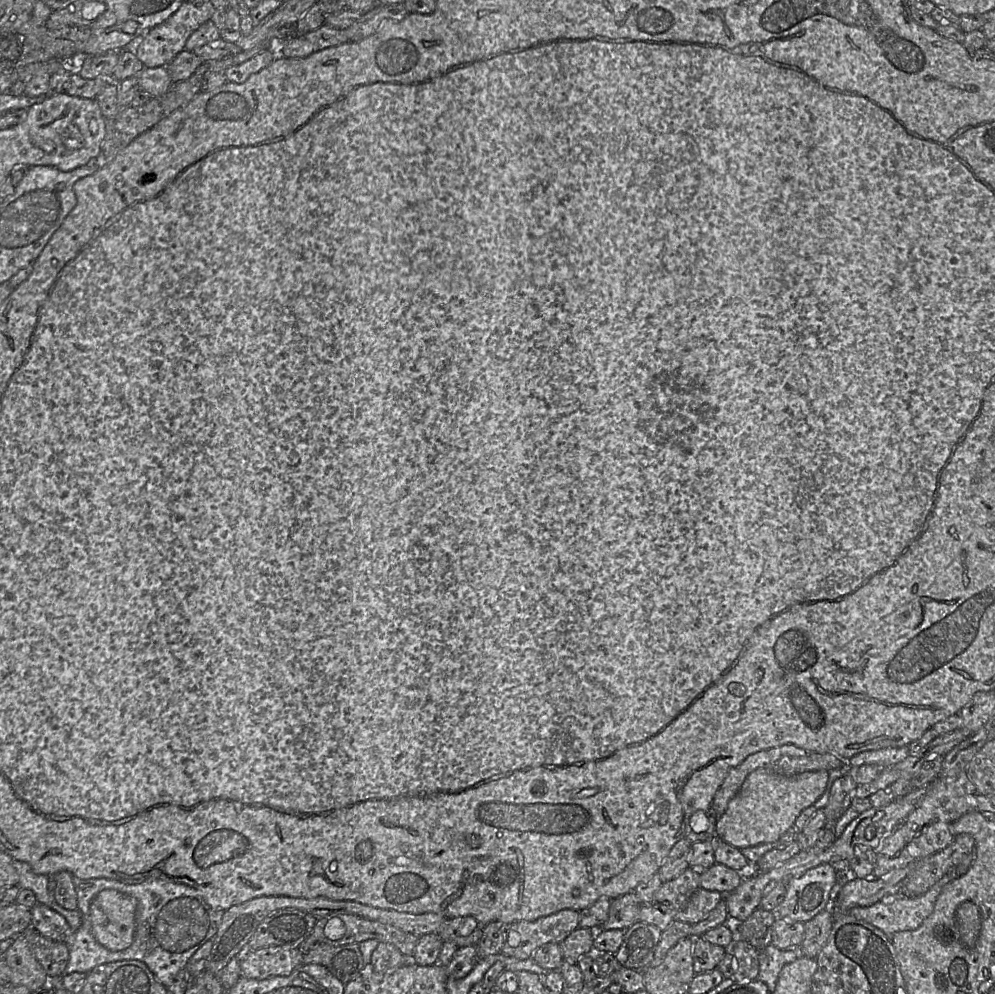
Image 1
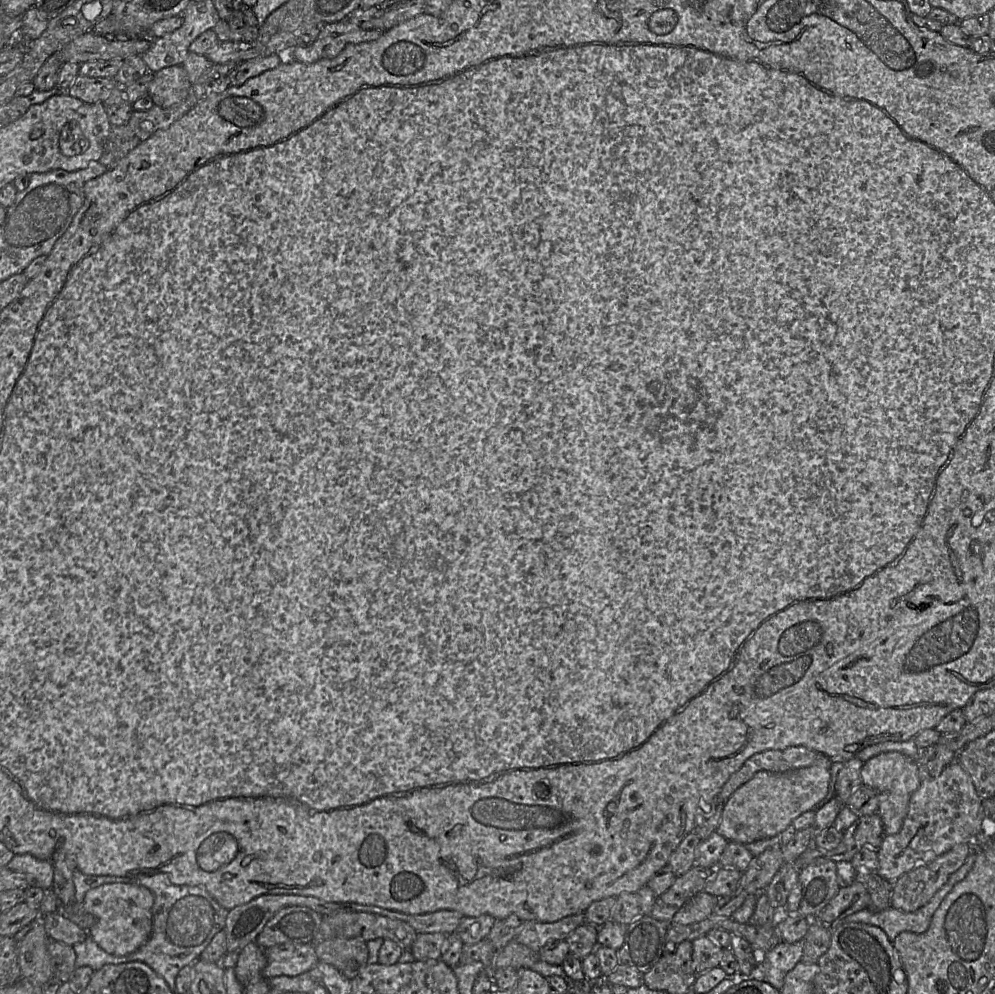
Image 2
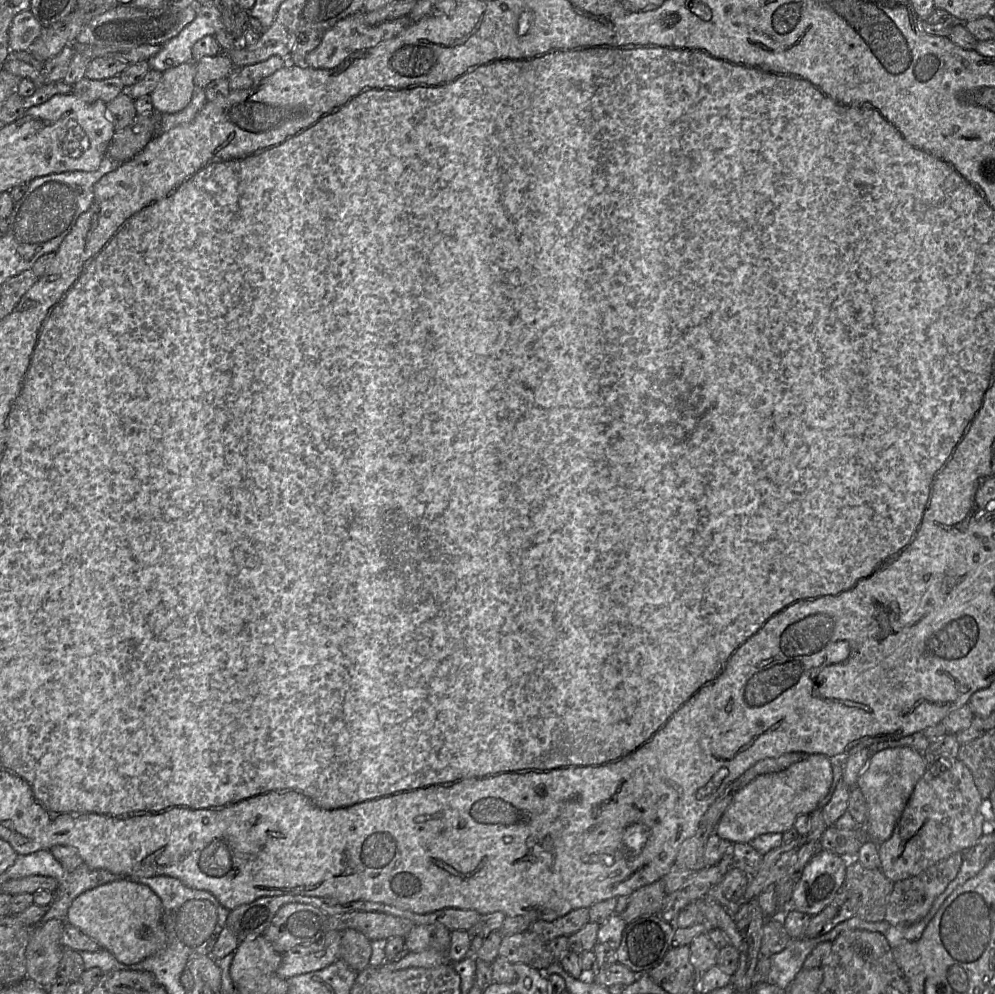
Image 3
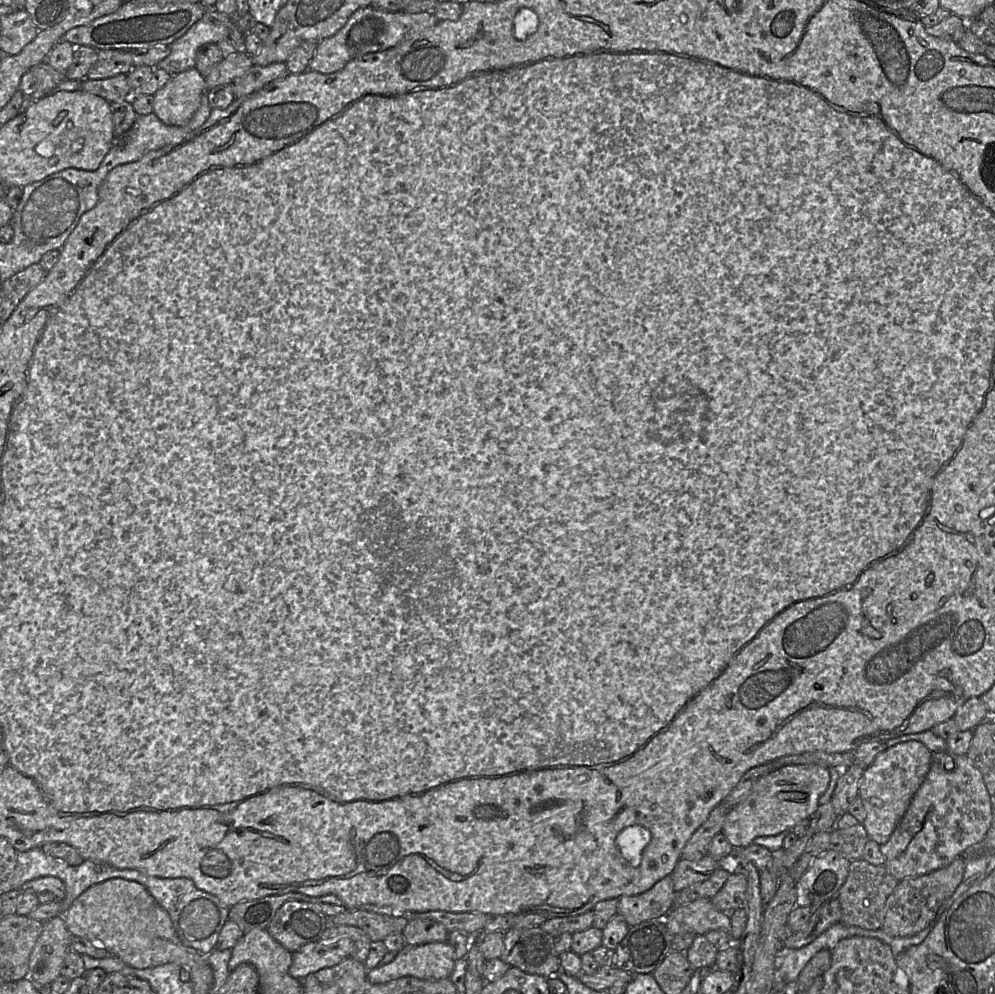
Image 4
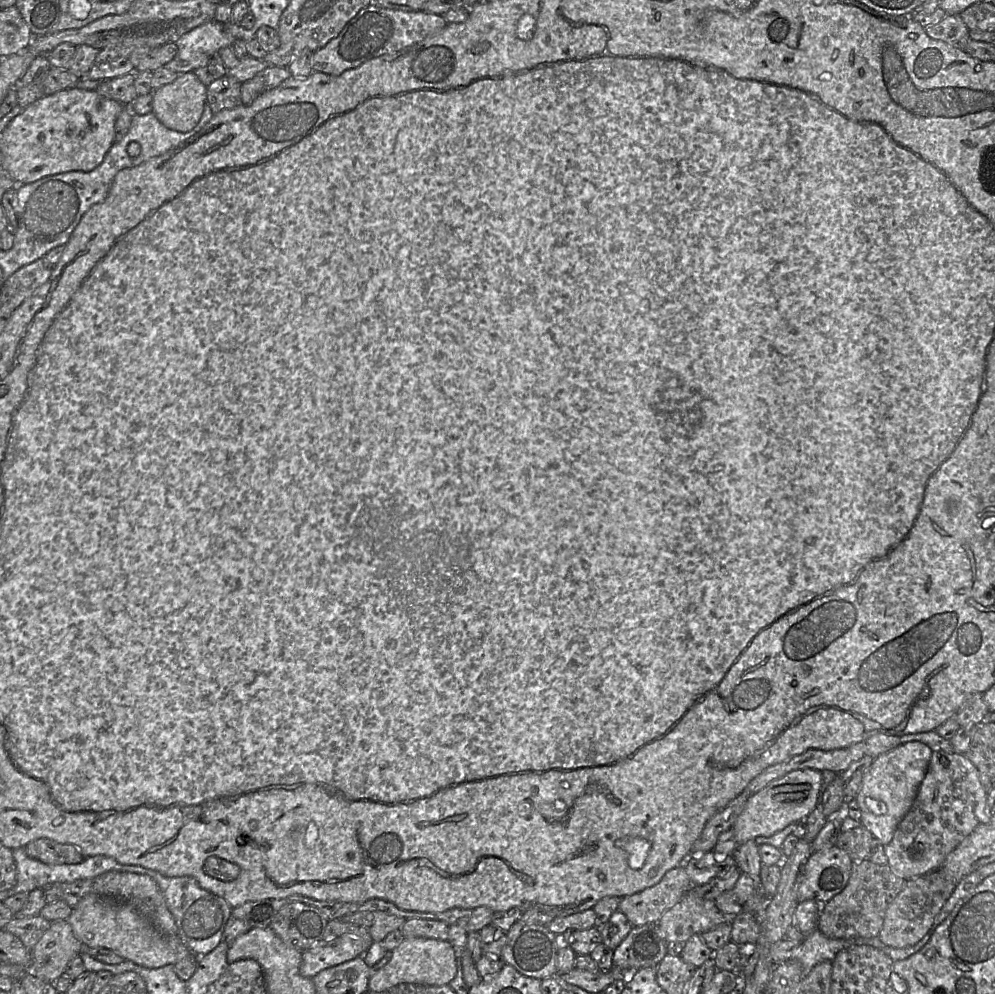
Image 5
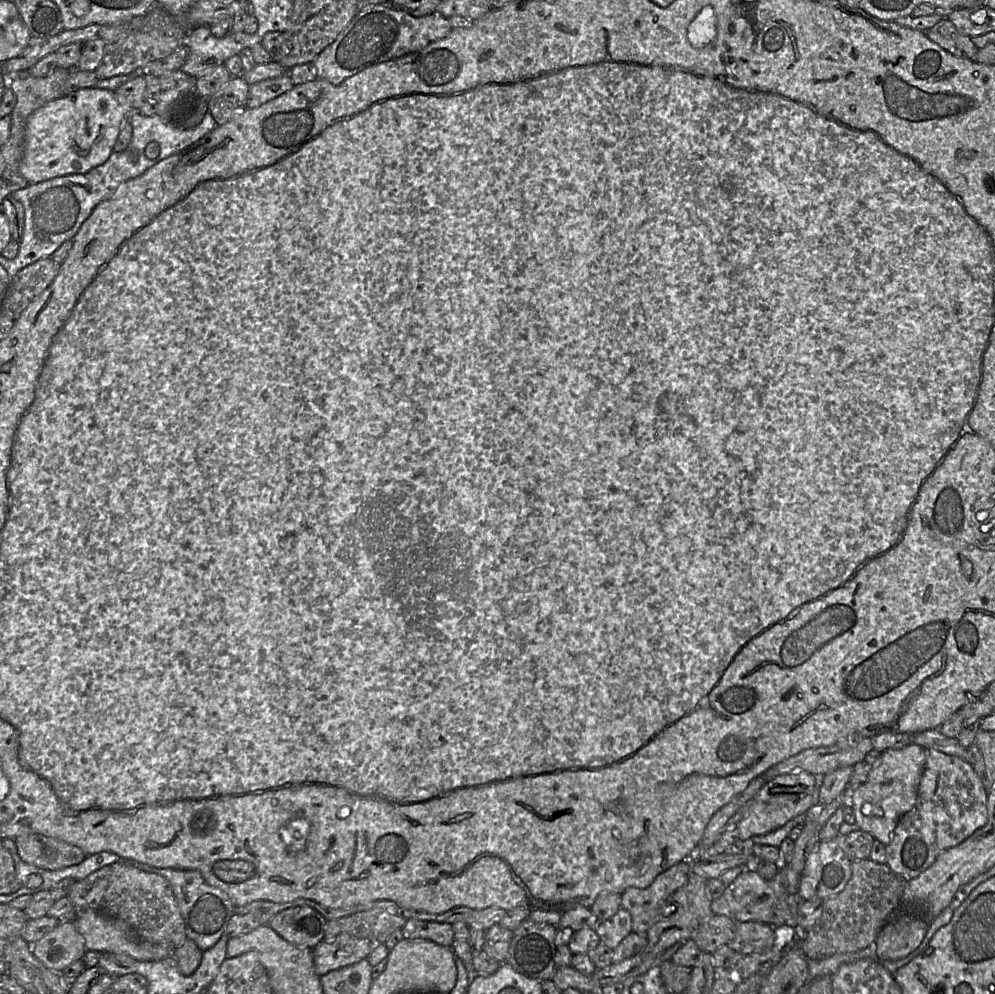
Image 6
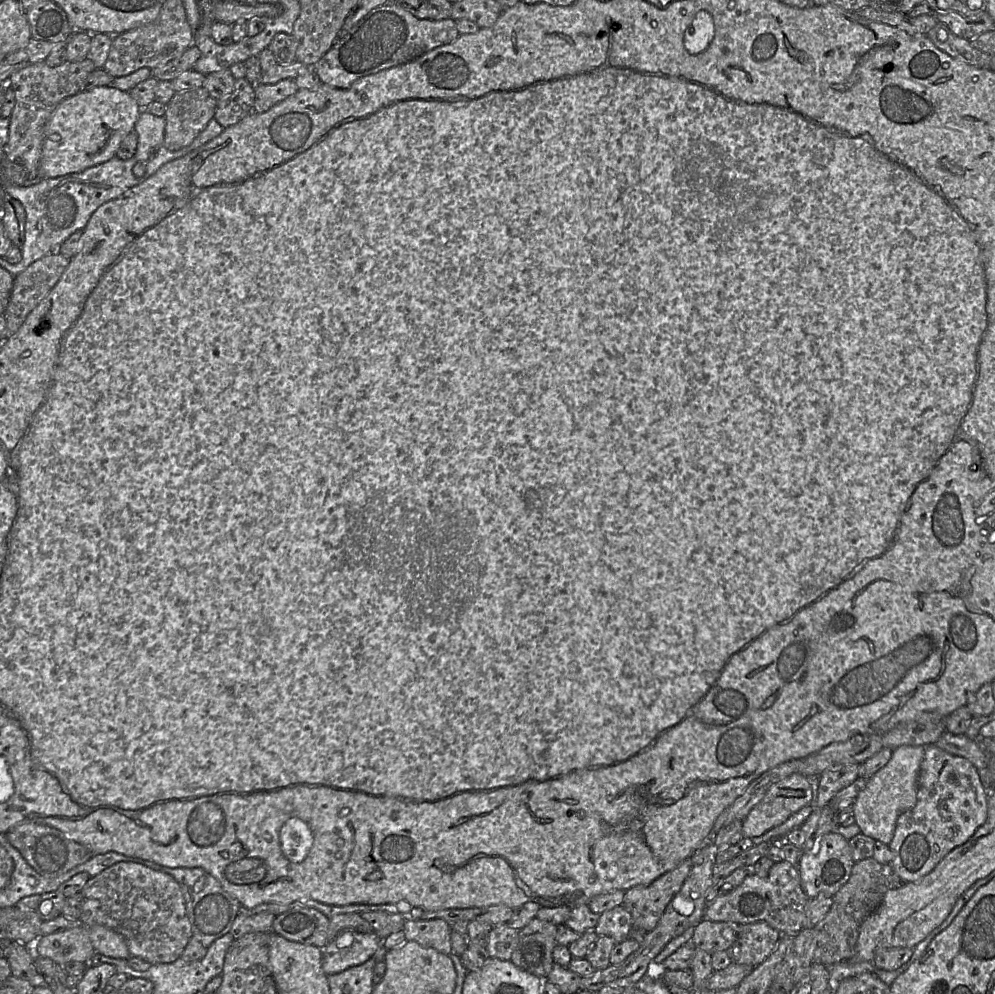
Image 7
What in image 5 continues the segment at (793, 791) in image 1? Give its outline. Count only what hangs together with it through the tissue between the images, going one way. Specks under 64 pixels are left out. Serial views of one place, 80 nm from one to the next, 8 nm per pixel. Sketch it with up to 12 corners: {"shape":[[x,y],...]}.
{"shape":[[805,768],[749,796],[732,830],[738,844],[804,822],[822,772]]}

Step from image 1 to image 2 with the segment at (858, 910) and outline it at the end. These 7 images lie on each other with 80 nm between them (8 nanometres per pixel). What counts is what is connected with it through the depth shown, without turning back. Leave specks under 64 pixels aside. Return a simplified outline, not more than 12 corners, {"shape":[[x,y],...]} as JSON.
{"shape":[[979,846],[916,911],[862,909],[841,919],[879,927],[893,942],[925,932],[942,900],[972,869]]}

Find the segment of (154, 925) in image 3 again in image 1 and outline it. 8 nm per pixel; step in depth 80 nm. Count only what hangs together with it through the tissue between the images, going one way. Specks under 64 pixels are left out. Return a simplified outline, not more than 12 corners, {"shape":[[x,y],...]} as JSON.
{"shape":[[101,890],[90,905],[94,937],[111,951],[135,936],[134,898]]}

